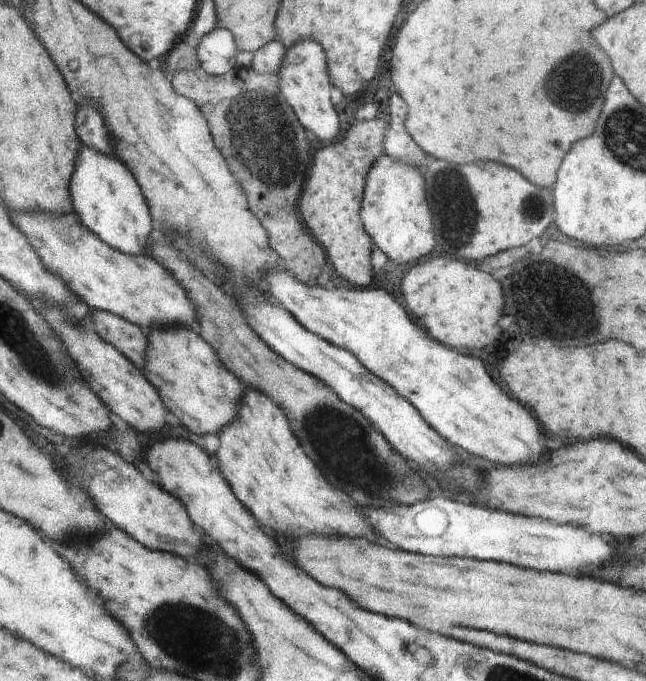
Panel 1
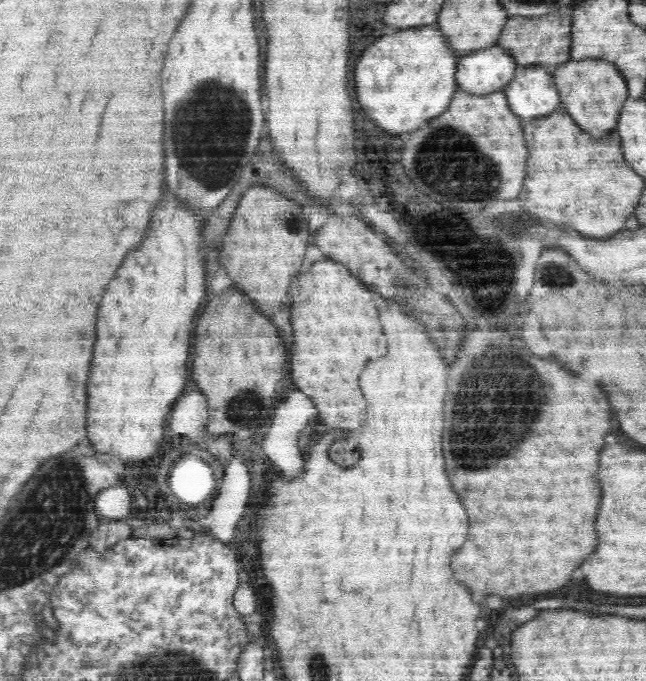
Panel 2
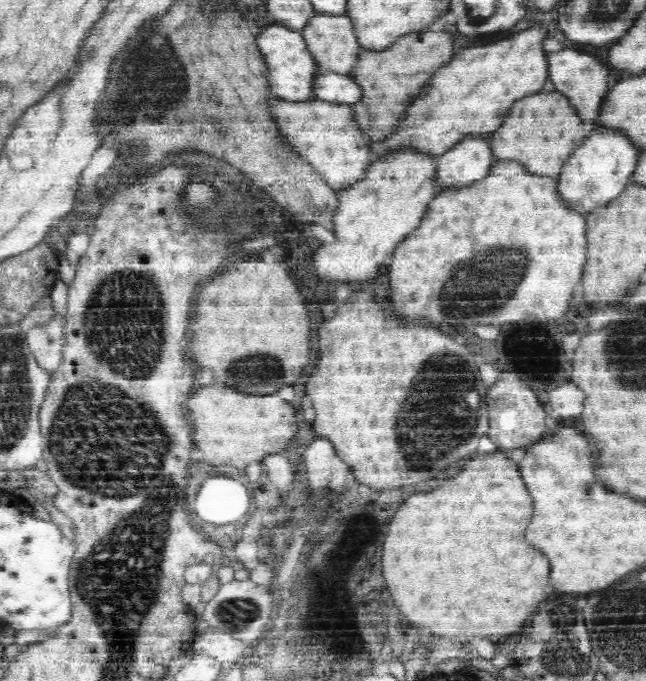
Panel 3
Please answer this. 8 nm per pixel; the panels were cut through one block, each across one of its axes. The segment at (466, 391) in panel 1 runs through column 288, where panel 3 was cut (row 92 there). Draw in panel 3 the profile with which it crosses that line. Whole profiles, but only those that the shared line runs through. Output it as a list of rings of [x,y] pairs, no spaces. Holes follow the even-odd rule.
[[[274,21],[271,26],[260,32],[256,37],[256,42],[263,56],[270,92],[288,102],[304,102],[314,99],[311,95],[311,80],[315,78],[319,68],[307,49],[302,33]]]

